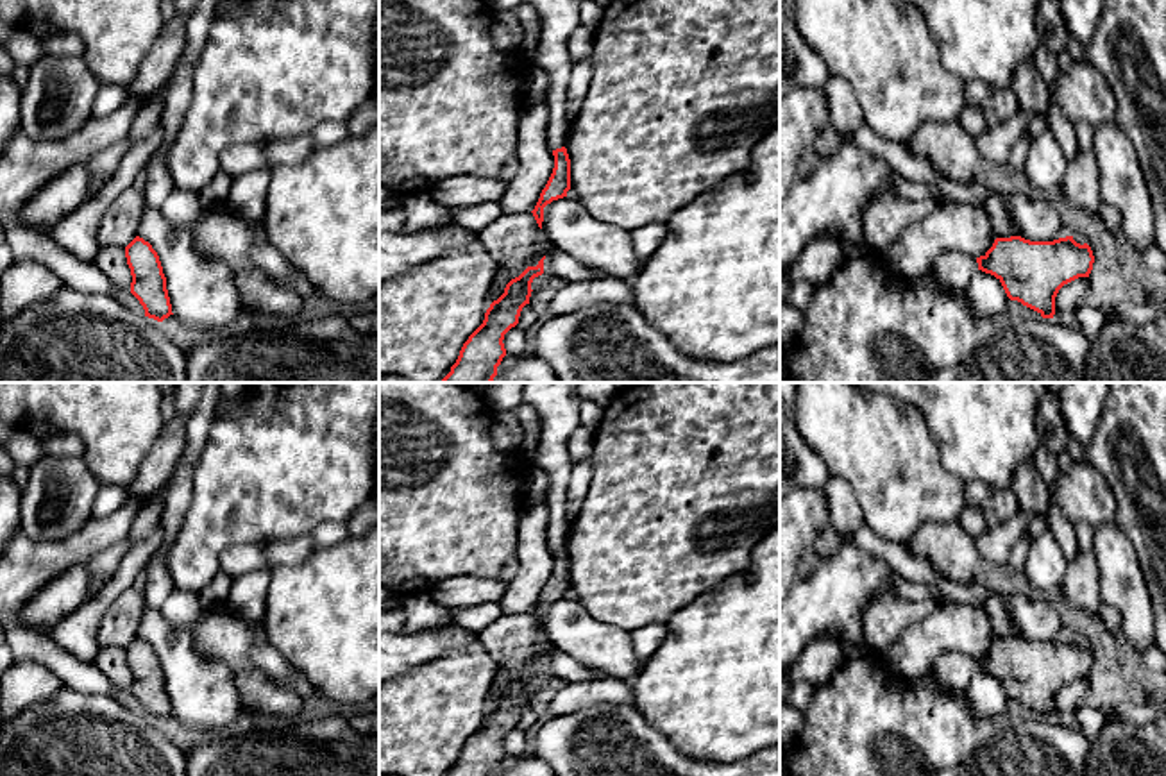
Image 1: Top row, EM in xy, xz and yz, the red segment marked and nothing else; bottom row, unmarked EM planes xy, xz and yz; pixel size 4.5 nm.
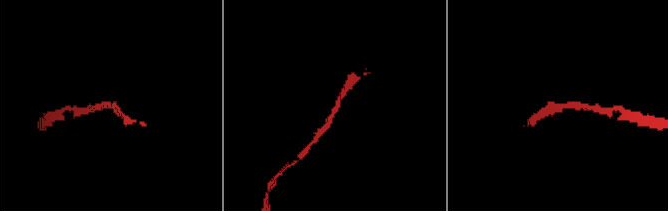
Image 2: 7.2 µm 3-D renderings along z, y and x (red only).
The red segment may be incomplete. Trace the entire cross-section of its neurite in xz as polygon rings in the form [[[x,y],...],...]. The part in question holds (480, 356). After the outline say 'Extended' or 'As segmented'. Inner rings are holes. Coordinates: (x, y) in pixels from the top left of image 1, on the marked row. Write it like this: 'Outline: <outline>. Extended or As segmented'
Outline: [[[544,259],[537,266],[528,266],[511,279],[504,293],[490,304],[483,324],[463,343],[456,363],[442,383],[492,383],[497,367],[506,356],[504,334],[519,324],[520,311],[529,304],[531,283],[544,274]]]. As segmented

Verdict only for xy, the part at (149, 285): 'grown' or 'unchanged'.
unchanged

